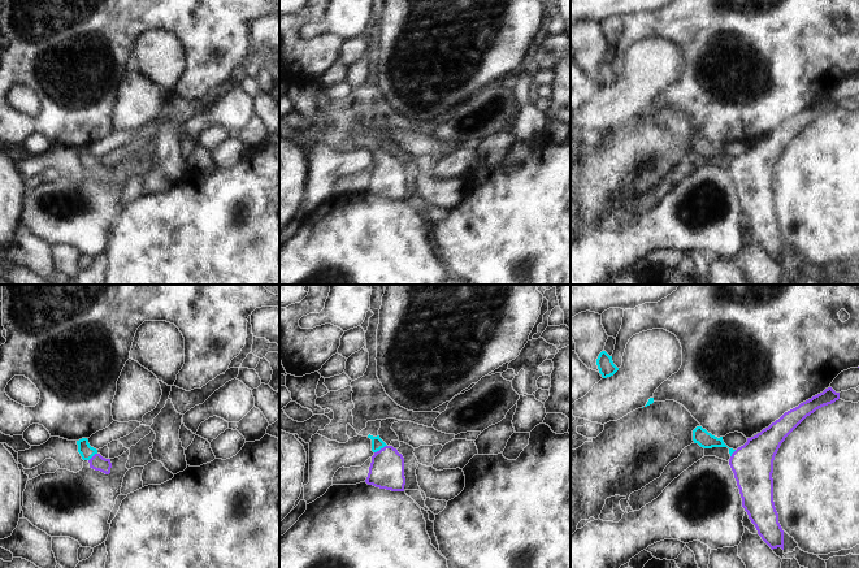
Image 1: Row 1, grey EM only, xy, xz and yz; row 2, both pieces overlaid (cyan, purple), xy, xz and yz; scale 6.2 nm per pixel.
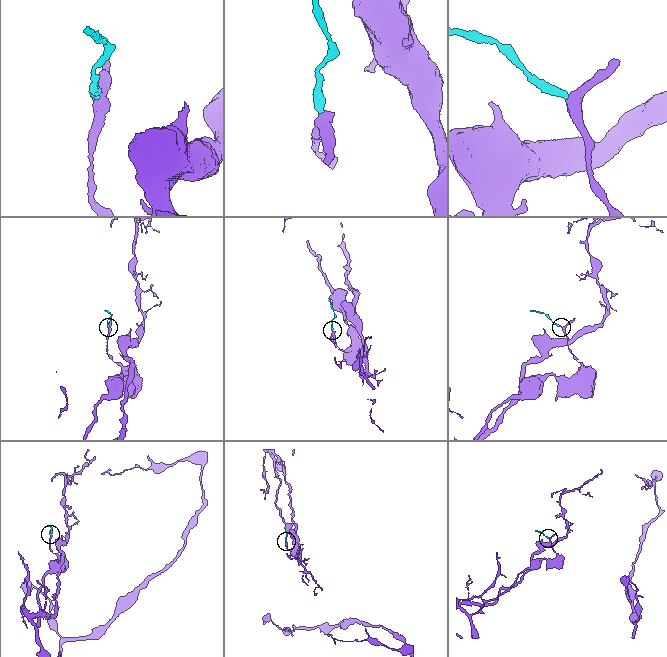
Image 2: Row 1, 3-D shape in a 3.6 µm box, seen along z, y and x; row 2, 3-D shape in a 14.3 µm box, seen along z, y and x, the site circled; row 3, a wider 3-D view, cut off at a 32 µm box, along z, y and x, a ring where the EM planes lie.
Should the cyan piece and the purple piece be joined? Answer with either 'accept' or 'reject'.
accept

